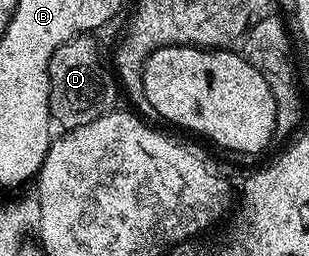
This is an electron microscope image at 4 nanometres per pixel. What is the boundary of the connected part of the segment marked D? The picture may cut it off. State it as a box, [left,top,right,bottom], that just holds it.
[49,36,119,130]

